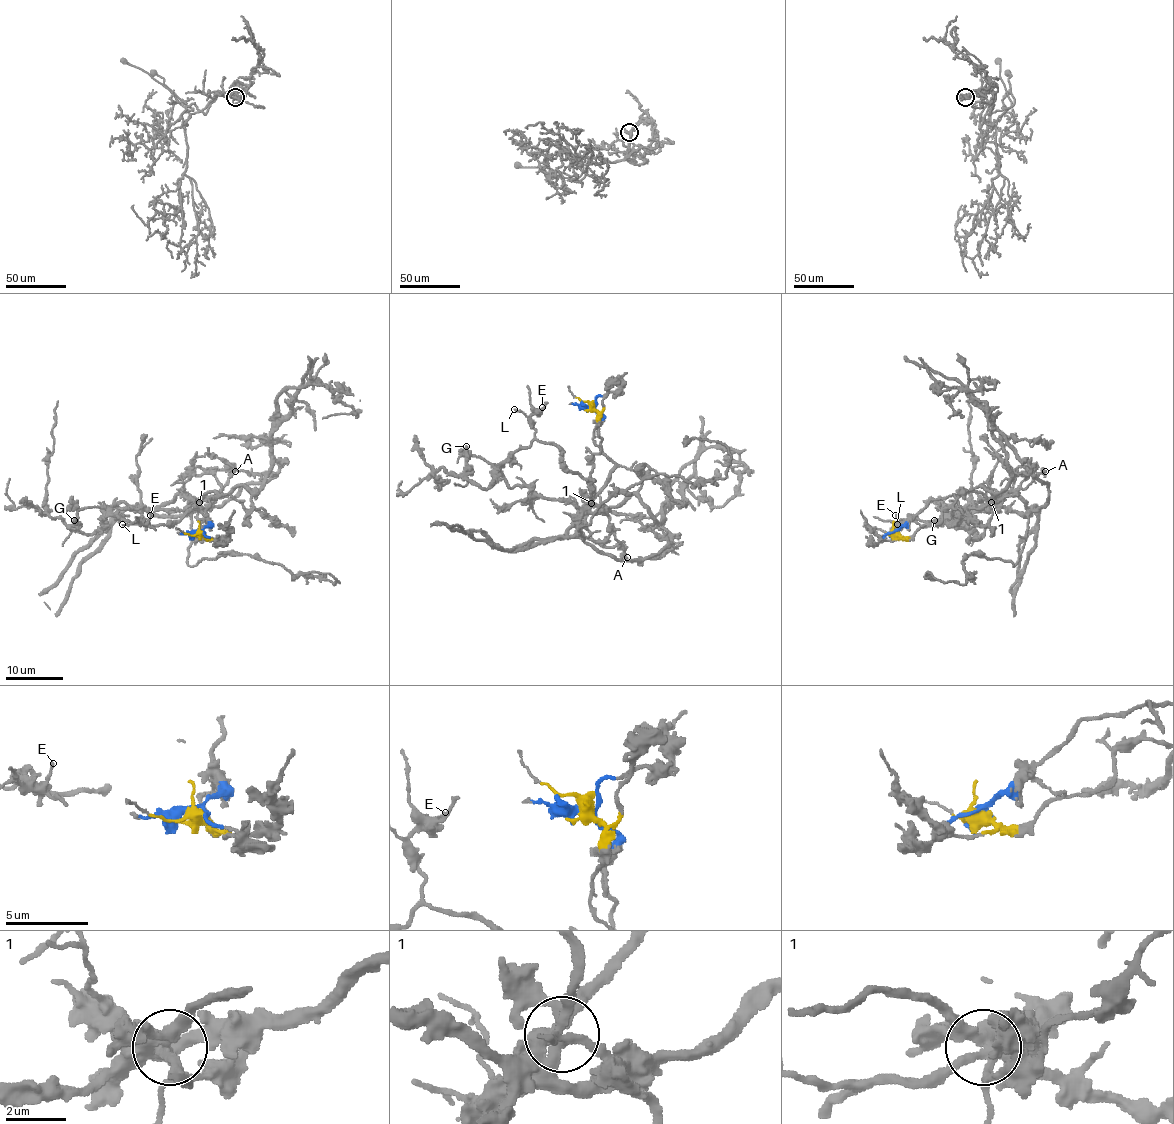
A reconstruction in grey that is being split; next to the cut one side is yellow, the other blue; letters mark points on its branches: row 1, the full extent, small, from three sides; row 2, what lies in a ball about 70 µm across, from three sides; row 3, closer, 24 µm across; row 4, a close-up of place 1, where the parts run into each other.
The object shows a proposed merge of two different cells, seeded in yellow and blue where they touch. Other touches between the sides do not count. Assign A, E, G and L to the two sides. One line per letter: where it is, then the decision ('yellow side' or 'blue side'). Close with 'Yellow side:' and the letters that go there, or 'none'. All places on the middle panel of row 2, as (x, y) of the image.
A: (627, 557) | blue side
E: (542, 407) | yellow side
G: (466, 446) | yellow side
L: (514, 409) | yellow side
Yellow side: E, G, L

